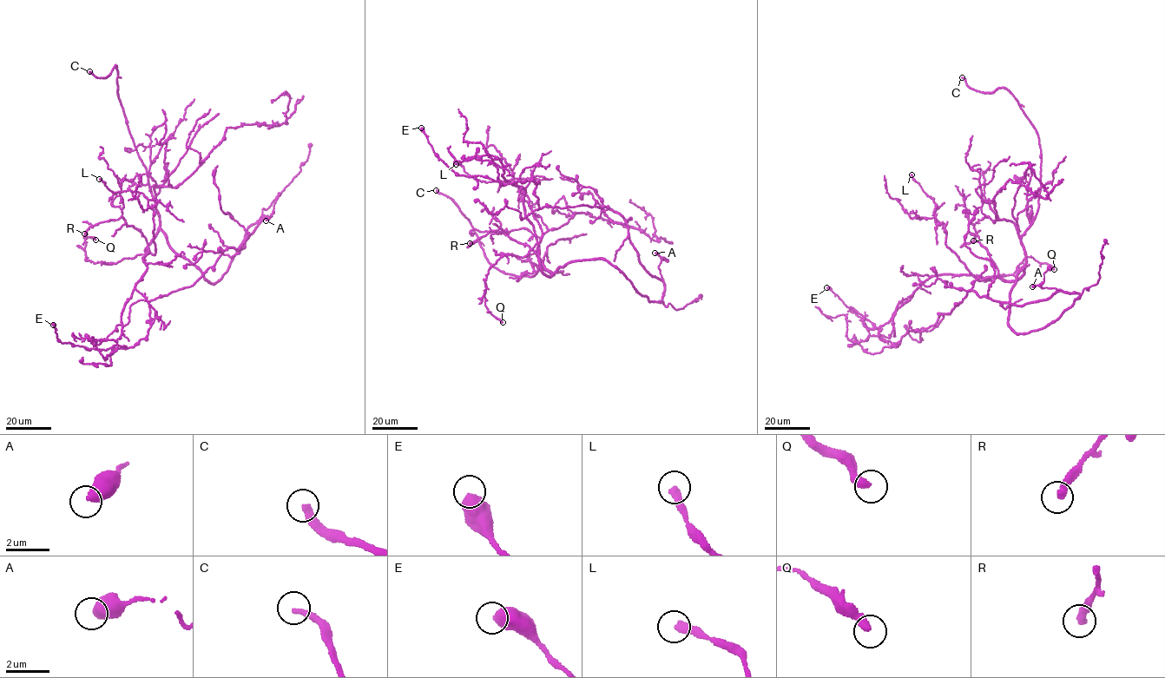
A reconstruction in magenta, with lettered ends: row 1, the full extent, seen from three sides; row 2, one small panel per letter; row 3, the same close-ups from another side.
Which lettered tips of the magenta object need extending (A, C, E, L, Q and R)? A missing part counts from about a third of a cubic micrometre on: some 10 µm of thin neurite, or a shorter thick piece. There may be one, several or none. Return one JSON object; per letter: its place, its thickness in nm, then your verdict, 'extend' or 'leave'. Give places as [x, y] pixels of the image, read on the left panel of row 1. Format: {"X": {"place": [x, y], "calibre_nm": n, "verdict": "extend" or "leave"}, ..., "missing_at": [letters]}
{"A": {"place": [266, 220], "calibre_nm": 480, "verdict": "leave"}, "C": {"place": [89, 71], "calibre_nm": 300, "verdict": "extend"}, "E": {"place": [53, 325], "calibre_nm": 600, "verdict": "leave"}, "L": {"place": [99, 179], "calibre_nm": 380, "verdict": "leave"}, "Q": {"place": [95, 240], "calibre_nm": 380, "verdict": "leave"}, "R": {"place": [84, 233], "calibre_nm": 320, "verdict": "extend"}, "missing_at": ["C", "R"]}

